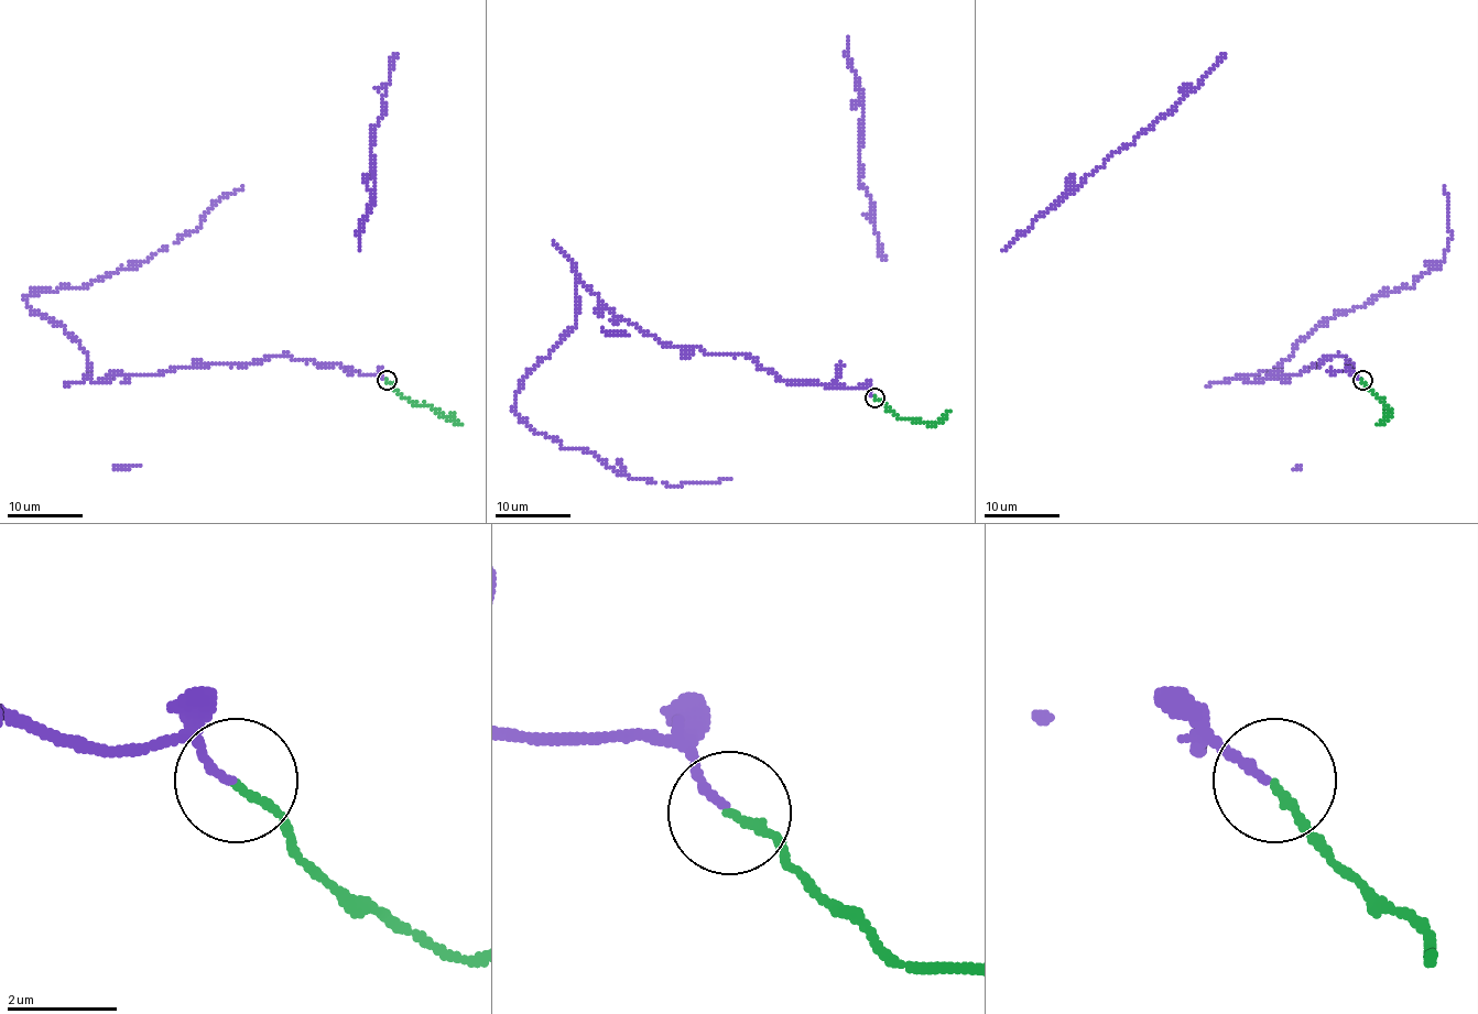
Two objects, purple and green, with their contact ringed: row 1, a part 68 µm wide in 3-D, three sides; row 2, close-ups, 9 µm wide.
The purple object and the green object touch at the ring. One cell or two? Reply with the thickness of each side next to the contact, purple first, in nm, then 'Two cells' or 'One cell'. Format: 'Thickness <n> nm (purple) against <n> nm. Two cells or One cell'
Thickness 140 nm (purple) against 130 nm. Two cells

